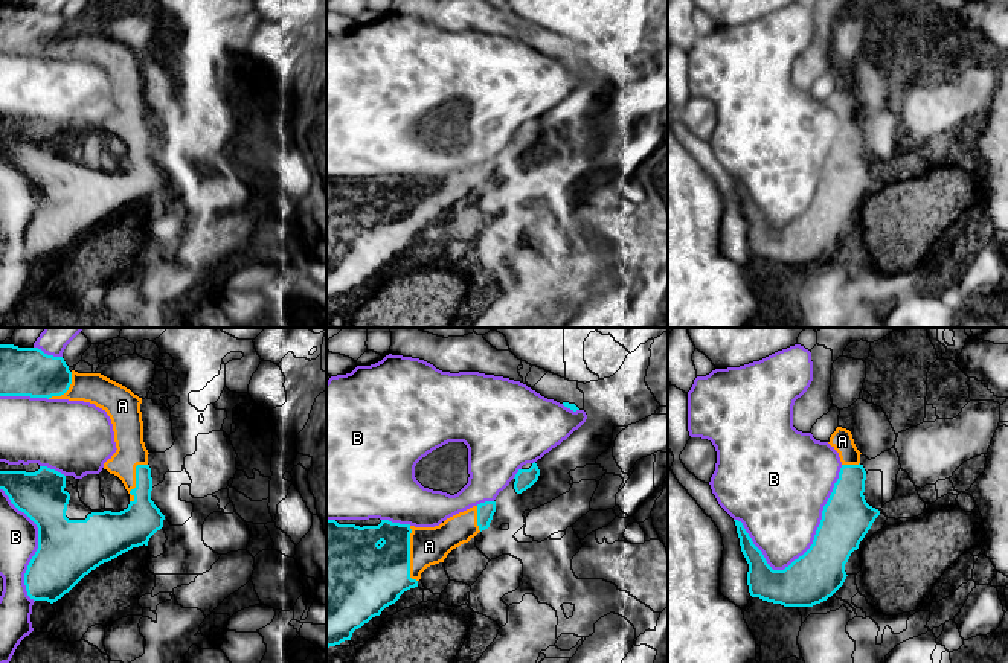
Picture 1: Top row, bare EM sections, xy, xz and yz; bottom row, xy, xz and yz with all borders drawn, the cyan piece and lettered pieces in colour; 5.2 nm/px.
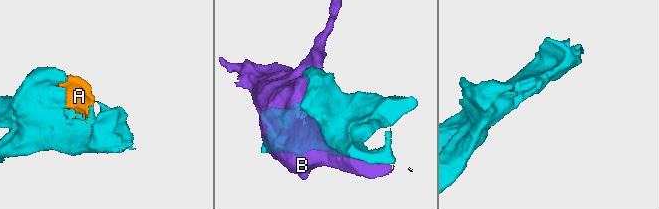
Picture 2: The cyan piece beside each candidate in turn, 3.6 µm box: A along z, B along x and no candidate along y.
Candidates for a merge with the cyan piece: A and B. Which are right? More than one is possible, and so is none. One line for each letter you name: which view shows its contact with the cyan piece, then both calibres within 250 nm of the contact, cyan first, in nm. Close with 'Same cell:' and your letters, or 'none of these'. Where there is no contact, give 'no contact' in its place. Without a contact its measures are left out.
A: meets cyan in xz; 360 nm thick on the cyan side, 200 nm on the other
Same cell: A

